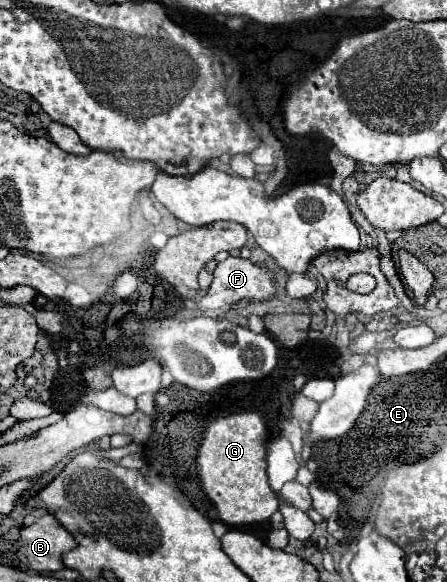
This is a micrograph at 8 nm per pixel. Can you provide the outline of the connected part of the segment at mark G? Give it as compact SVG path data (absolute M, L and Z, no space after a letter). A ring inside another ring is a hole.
M254 411L232 413L216 419L204 433L198 449L198 467L204 493L216 505L218 519L226 525L246 525L268 521L278 509L278 495L270 489L266 477L266 425Z

